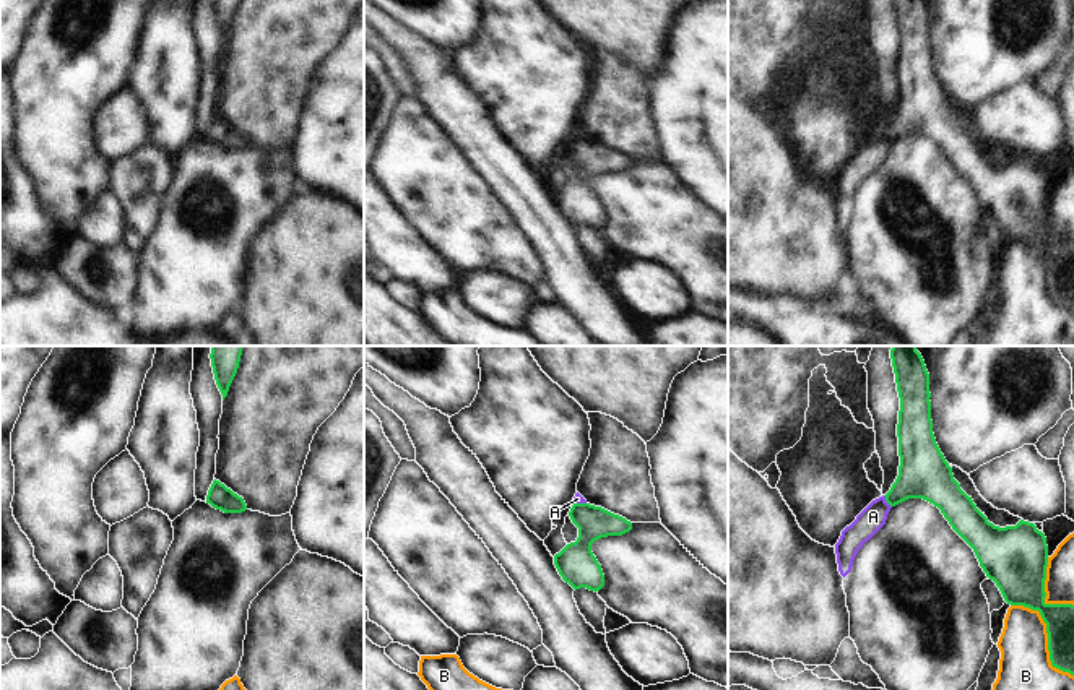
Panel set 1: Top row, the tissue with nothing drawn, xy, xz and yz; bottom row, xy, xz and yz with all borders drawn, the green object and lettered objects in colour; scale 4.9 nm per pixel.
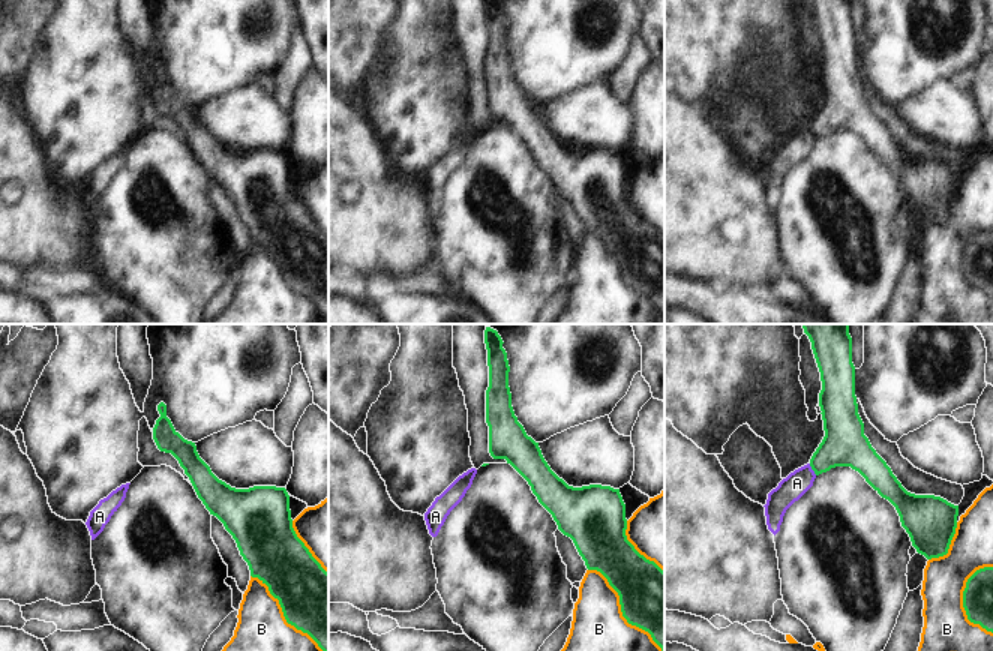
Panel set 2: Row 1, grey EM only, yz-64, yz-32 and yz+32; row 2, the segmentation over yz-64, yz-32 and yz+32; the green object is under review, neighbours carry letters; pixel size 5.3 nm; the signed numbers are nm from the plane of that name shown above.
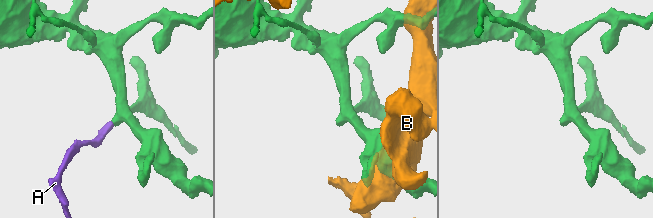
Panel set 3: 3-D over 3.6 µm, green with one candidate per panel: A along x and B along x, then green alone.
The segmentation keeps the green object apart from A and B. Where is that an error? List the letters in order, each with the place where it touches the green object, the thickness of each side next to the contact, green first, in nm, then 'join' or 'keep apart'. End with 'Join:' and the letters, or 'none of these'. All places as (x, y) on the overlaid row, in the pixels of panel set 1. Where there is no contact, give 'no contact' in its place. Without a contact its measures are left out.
A: contact yz (886, 500); calibres 260 and 120 nm; keep apart
B: contact yz (1048, 635); calibres 170 and 240 nm; keep apart
Join: none of these

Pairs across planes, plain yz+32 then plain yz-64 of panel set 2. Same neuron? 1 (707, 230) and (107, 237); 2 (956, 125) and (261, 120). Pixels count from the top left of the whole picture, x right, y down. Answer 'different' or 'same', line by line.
1: different
2: same

